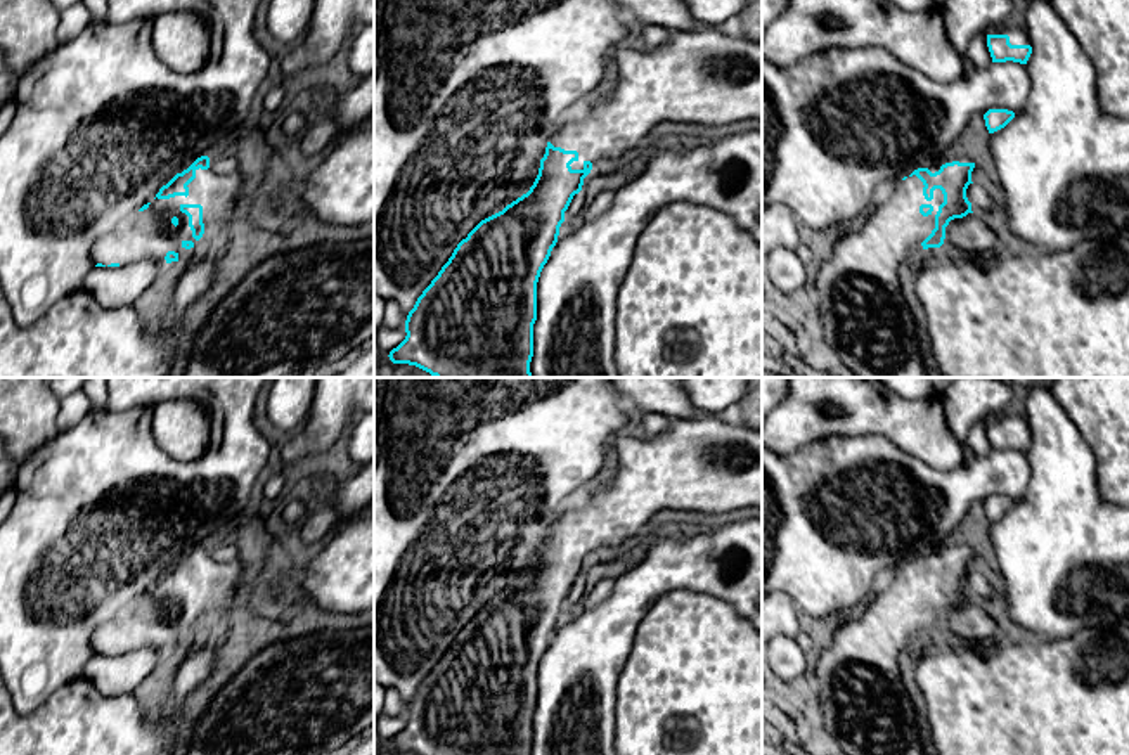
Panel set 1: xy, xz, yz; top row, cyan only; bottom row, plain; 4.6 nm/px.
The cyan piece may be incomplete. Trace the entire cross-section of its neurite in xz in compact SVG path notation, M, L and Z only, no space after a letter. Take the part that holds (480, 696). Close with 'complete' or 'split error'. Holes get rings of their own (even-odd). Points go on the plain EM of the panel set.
M700 412L691 419L672 419L658 435L620 433L613 438L610 464L585 507L559 513L540 547L539 563L526 582L502 599L481 608L454 637L438 663L417 686L405 708L405 727L390 739L393 752L416 755L530 755L533 712L537 708L537 670L564 610L575 582L592 552L635 537L660 513L689 511L726 514L745 507L762 509L762 431L736 419Z; split error

